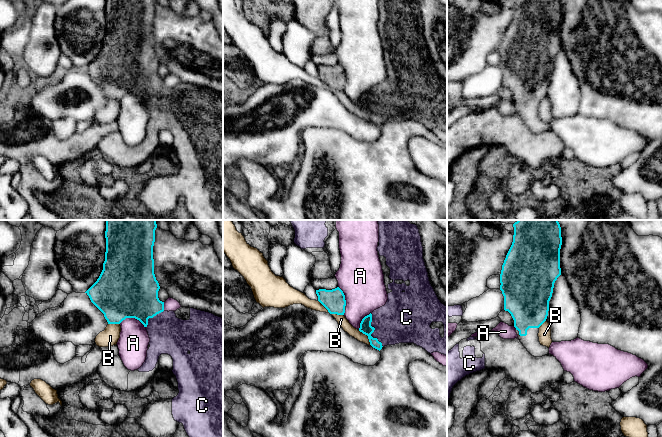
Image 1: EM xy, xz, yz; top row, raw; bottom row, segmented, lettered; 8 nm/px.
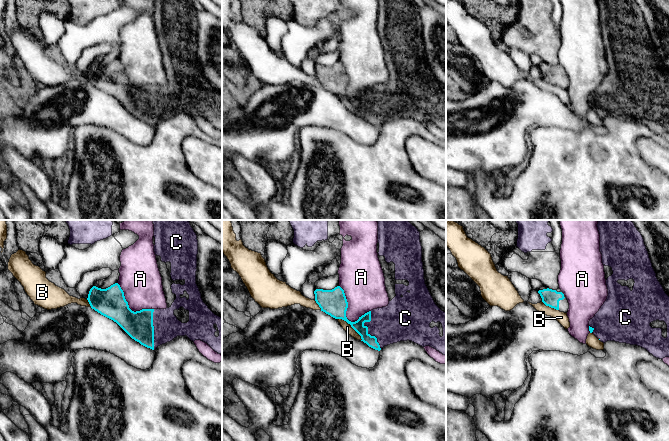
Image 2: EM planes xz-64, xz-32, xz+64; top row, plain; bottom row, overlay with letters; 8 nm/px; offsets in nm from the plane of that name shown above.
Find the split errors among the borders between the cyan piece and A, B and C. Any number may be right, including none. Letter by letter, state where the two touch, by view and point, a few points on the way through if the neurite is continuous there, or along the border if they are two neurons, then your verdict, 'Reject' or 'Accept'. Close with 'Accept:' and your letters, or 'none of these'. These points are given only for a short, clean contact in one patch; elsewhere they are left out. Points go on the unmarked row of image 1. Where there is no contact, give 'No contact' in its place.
A: Touches cyan at xy (132, 93). Reject
B: Touches cyan at xz (367, 111). Reject
C: Touches cyan at xz (373, 107). Path across: xz (365, 102), (368, 102), (373, 107), (378, 102), (401, 96). Accept
Accept: C

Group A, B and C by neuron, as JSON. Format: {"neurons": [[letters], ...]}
{"neurons": [["A"], ["B"], ["C"]]}

